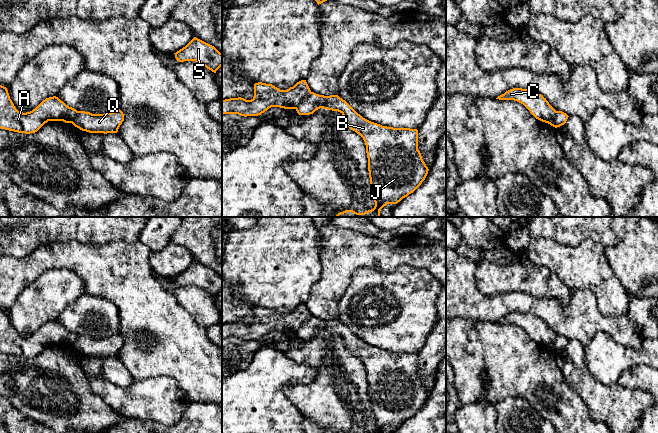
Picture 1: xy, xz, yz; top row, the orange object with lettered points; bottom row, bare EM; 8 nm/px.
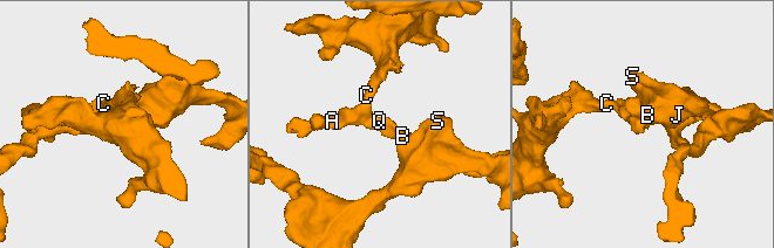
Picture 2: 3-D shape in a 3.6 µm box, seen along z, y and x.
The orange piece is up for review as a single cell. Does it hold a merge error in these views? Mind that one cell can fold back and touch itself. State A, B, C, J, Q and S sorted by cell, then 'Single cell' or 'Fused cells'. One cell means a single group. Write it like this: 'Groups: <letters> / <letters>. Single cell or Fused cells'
Groups: A C / B J Q S. Fused cells

